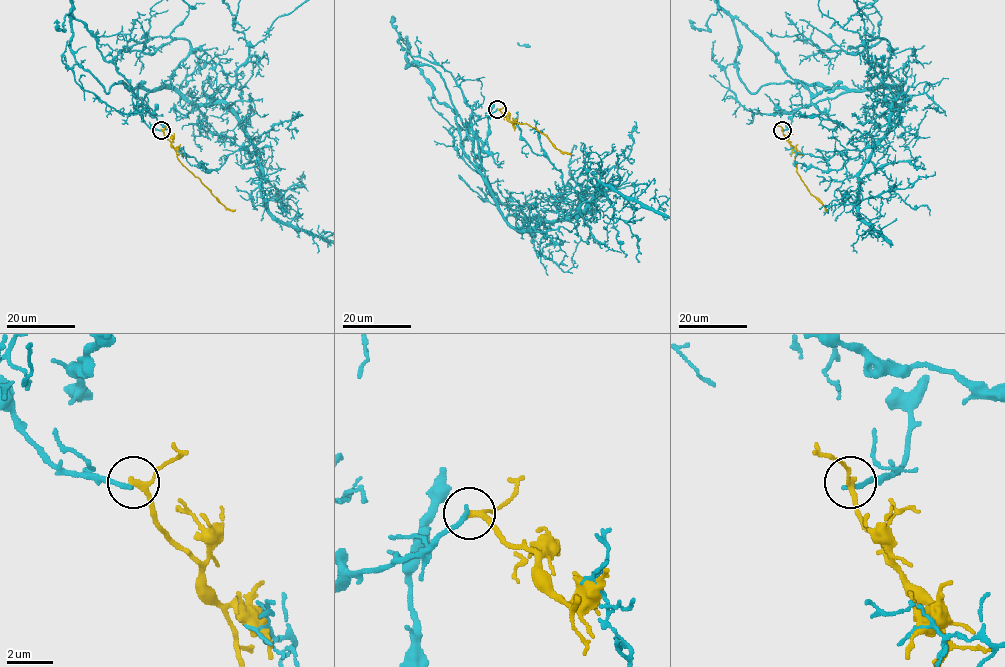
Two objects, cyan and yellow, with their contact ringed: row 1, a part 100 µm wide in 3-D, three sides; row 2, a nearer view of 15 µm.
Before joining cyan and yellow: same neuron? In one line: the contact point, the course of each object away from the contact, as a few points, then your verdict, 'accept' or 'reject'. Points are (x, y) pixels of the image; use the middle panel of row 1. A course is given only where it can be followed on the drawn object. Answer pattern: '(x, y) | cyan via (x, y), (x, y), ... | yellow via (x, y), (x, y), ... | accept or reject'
(497, 109) | yellow via (497, 109), (512, 124), (534, 127), (558, 149), (571, 155) | reject

